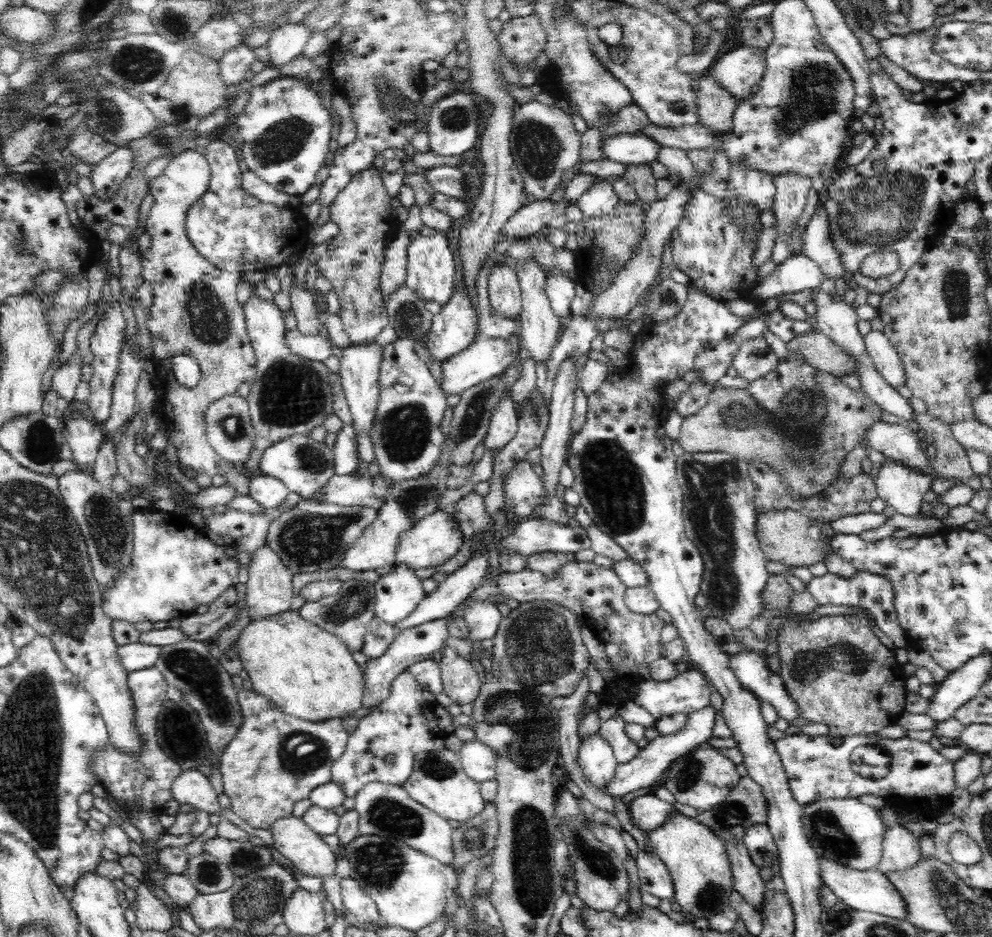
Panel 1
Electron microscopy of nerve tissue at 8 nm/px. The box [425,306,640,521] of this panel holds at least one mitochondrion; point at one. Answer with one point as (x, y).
(470, 422)

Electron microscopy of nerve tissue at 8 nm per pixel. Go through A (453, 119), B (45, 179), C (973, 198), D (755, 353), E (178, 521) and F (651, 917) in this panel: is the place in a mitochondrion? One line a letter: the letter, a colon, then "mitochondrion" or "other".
A: mitochondrion
B: other
C: other
D: mitochondrion
E: other
F: other

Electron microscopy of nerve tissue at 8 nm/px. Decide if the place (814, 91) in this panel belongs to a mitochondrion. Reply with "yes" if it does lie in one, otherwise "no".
yes

